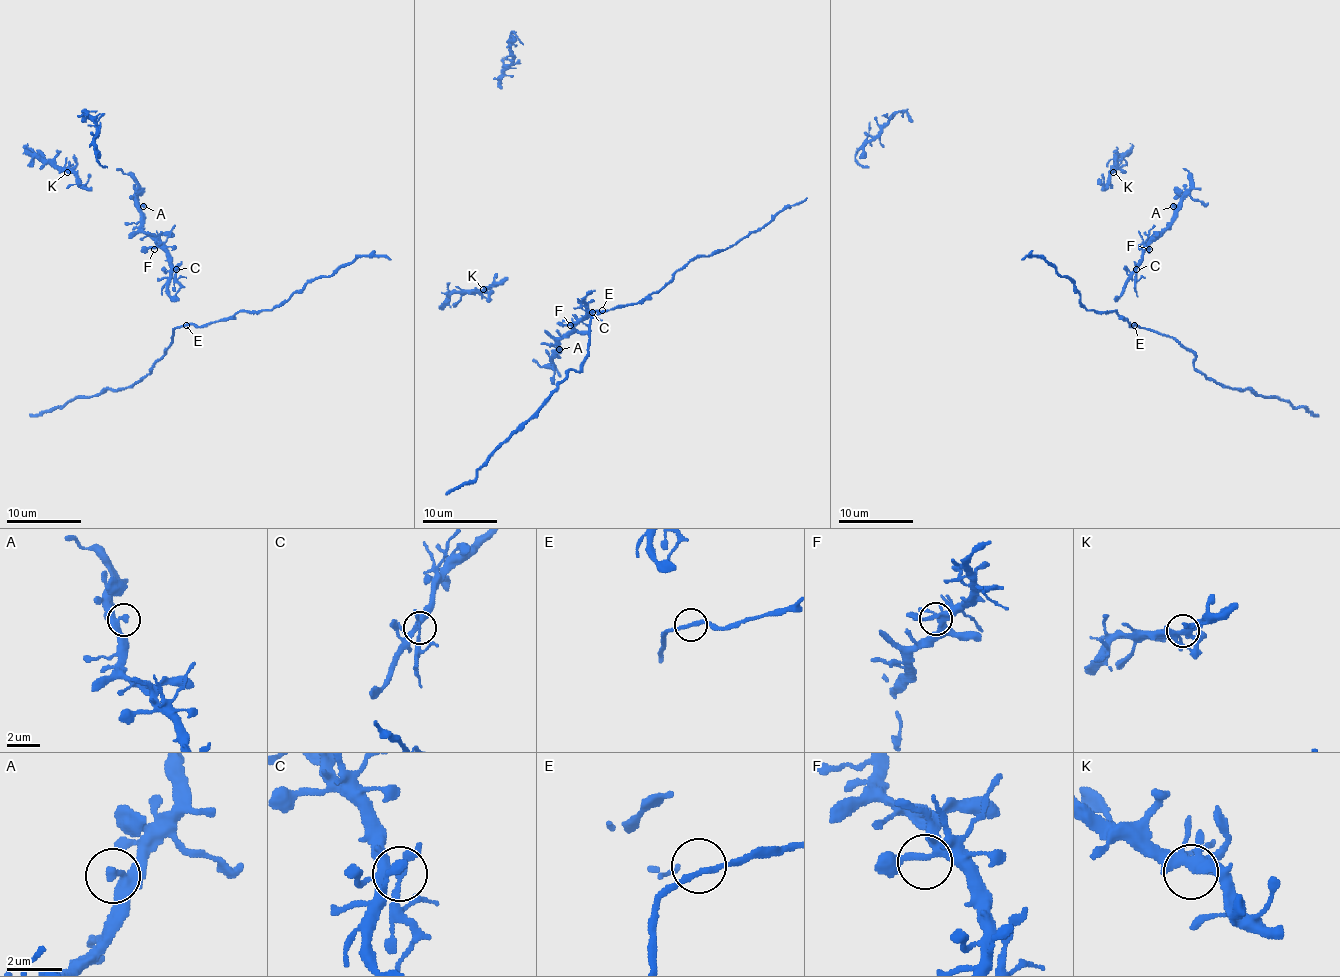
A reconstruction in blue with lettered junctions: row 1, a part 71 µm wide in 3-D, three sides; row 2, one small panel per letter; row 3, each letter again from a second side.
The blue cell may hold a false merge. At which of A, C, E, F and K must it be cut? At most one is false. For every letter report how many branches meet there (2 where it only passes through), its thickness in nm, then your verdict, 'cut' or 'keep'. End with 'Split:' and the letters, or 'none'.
A: 2 branches meet; 320 nm thick; keep
C: 6 branches meet; 260 nm thick; cut
E: 2 branches meet; 220 nm thick; keep
F: 4 branches meet; 220 nm thick; keep
K: 6 branches meet; 360 nm thick; keep
Split: C

